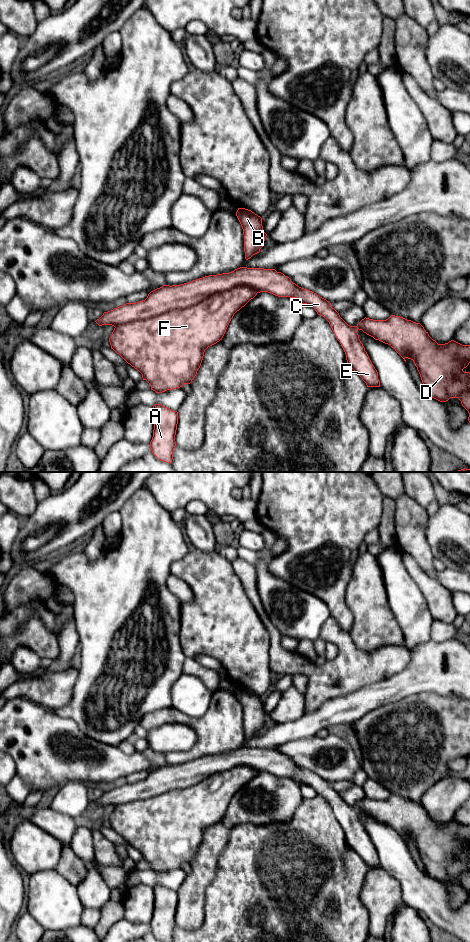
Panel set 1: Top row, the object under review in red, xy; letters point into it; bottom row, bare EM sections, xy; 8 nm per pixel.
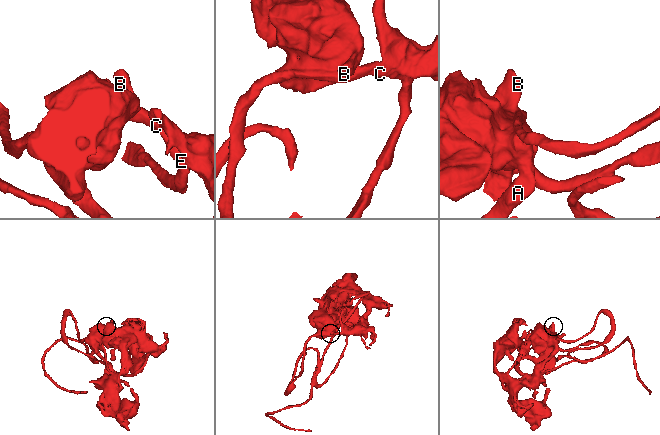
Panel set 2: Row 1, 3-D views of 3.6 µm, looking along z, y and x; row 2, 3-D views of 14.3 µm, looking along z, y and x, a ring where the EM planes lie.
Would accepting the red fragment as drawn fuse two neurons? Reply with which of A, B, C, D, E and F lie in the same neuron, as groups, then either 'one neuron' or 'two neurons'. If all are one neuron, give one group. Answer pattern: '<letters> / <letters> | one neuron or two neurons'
A B C D E F | one neuron

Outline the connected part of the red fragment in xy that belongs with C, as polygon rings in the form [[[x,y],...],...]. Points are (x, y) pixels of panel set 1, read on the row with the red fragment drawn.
[[[240,267],[229,273],[209,275],[189,283],[163,285],[151,291],[145,300],[126,303],[104,312],[95,322],[99,326],[112,325],[115,327],[109,338],[111,349],[142,374],[143,380],[151,385],[151,390],[162,393],[192,382],[201,366],[205,350],[222,340],[234,314],[260,292],[268,292],[278,297],[296,298],[298,303],[313,307],[318,315],[323,316],[329,322],[345,352],[347,364],[362,378],[367,387],[380,387],[380,381],[378,372],[359,339],[358,329],[375,340],[390,345],[405,362],[406,358],[411,359],[417,367],[425,390],[430,397],[440,402],[458,398],[469,413],[468,421],[470,423],[470,373],[463,371],[470,363],[470,345],[462,345],[454,340],[438,344],[420,323],[395,315],[391,315],[386,320],[373,320],[365,317],[356,326],[350,326],[340,317],[329,301],[310,290],[299,287],[289,277],[275,269]]]

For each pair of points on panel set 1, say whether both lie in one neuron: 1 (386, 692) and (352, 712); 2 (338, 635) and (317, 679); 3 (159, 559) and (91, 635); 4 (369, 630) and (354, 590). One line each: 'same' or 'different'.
1: same
2: same
3: same
4: same

